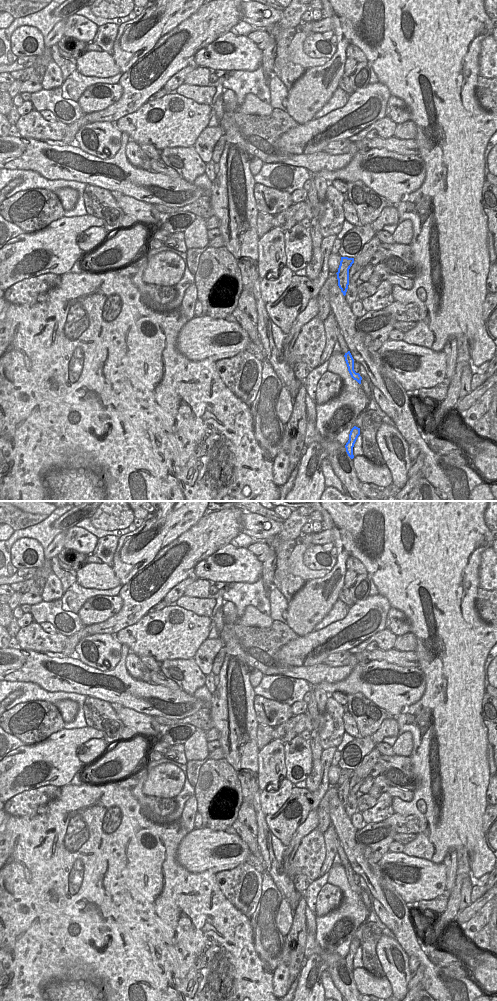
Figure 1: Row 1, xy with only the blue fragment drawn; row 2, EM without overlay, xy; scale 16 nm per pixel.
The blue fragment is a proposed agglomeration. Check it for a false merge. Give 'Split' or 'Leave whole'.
Split

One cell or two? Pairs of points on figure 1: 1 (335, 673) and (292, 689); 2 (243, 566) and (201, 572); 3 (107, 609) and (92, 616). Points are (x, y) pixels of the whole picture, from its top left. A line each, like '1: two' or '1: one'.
1: two
2: one
3: one

